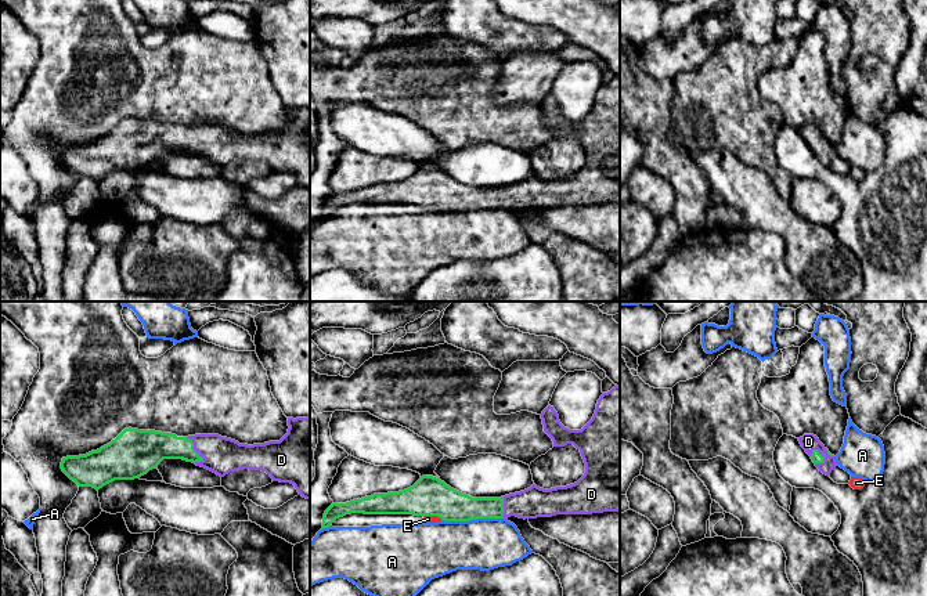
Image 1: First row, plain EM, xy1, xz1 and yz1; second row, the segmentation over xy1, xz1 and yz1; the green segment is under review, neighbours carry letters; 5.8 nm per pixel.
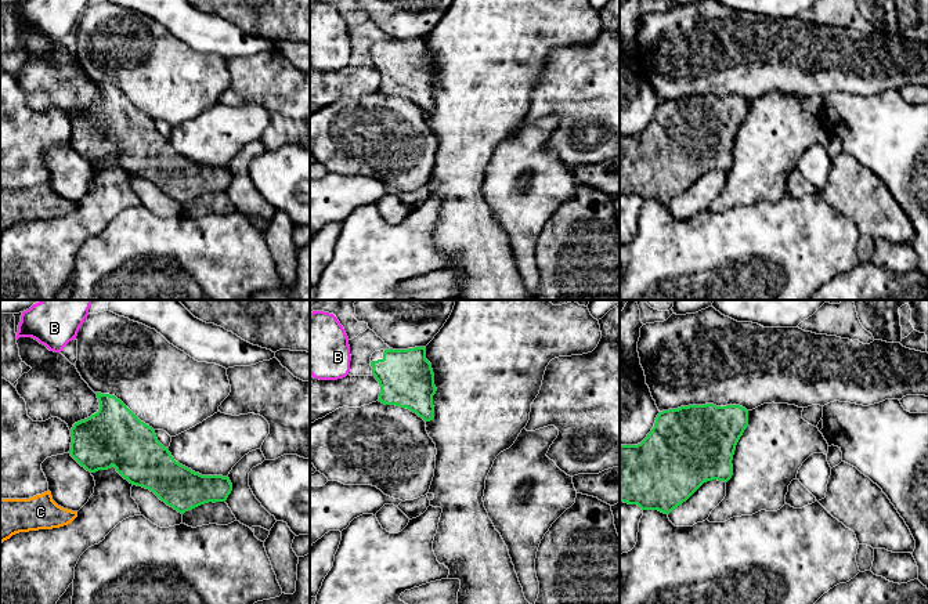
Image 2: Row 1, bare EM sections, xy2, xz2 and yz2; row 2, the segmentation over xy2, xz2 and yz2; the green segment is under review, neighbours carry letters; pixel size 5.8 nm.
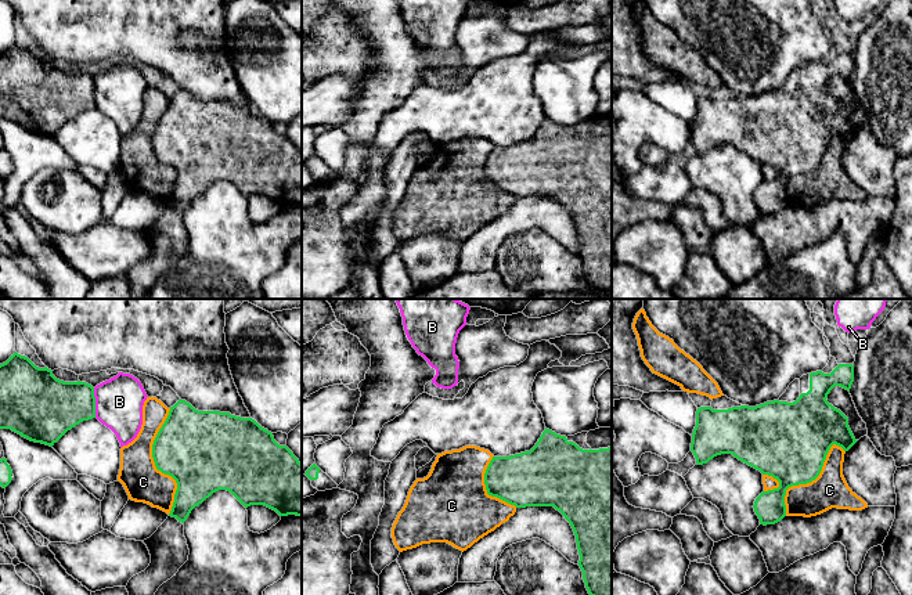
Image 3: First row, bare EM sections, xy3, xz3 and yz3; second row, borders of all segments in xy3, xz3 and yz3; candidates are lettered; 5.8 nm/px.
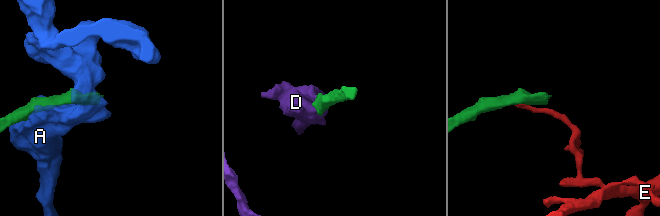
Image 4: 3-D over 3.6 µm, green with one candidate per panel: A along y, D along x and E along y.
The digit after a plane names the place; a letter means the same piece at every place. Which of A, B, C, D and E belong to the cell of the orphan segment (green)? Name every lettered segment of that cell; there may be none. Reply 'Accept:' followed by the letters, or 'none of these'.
Accept: D

